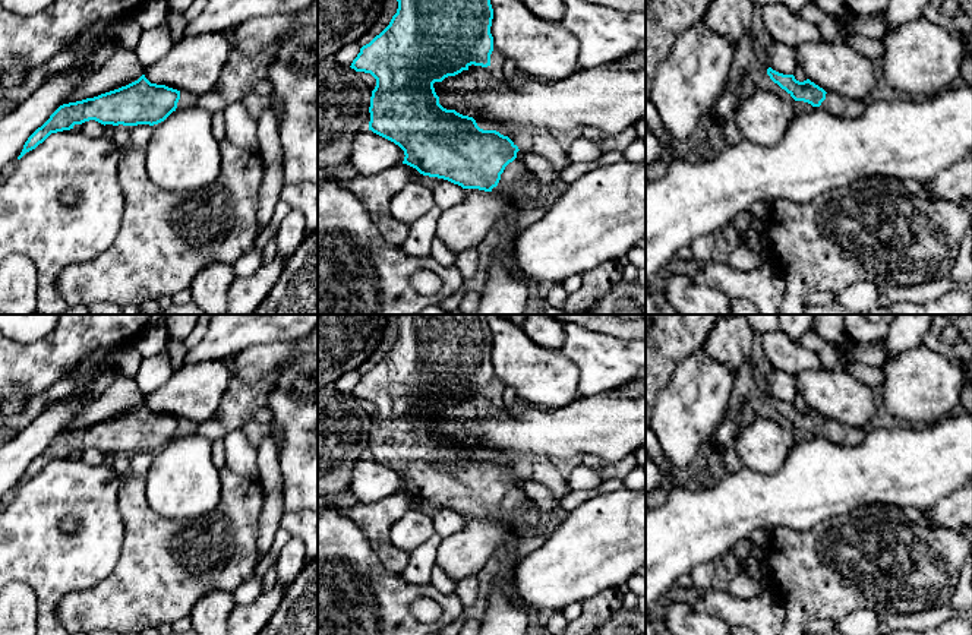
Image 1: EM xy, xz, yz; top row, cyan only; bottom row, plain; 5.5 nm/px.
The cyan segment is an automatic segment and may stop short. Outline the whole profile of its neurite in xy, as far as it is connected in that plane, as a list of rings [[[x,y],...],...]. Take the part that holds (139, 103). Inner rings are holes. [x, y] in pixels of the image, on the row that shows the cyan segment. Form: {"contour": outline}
{"contour": [[[145,75],[119,89],[60,105],[25,142],[18,159],[35,149],[51,133],[70,130],[75,124],[95,120],[101,124],[158,124],[173,111],[198,105],[198,97],[165,85],[151,83]]]}

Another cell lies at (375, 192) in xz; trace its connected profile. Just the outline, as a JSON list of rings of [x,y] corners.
[[[398,164],[375,176],[356,176],[353,179],[335,179],[334,176],[318,176],[322,180],[337,181],[341,187],[353,192],[364,209],[375,219],[379,231],[389,244],[401,246],[410,233],[410,224],[395,219],[391,214],[391,200],[408,183],[420,183],[433,190],[444,179],[420,174],[407,164]]]

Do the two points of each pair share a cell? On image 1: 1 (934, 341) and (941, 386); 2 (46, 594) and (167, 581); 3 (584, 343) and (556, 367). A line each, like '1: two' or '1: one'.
1: two
2: two
3: two

